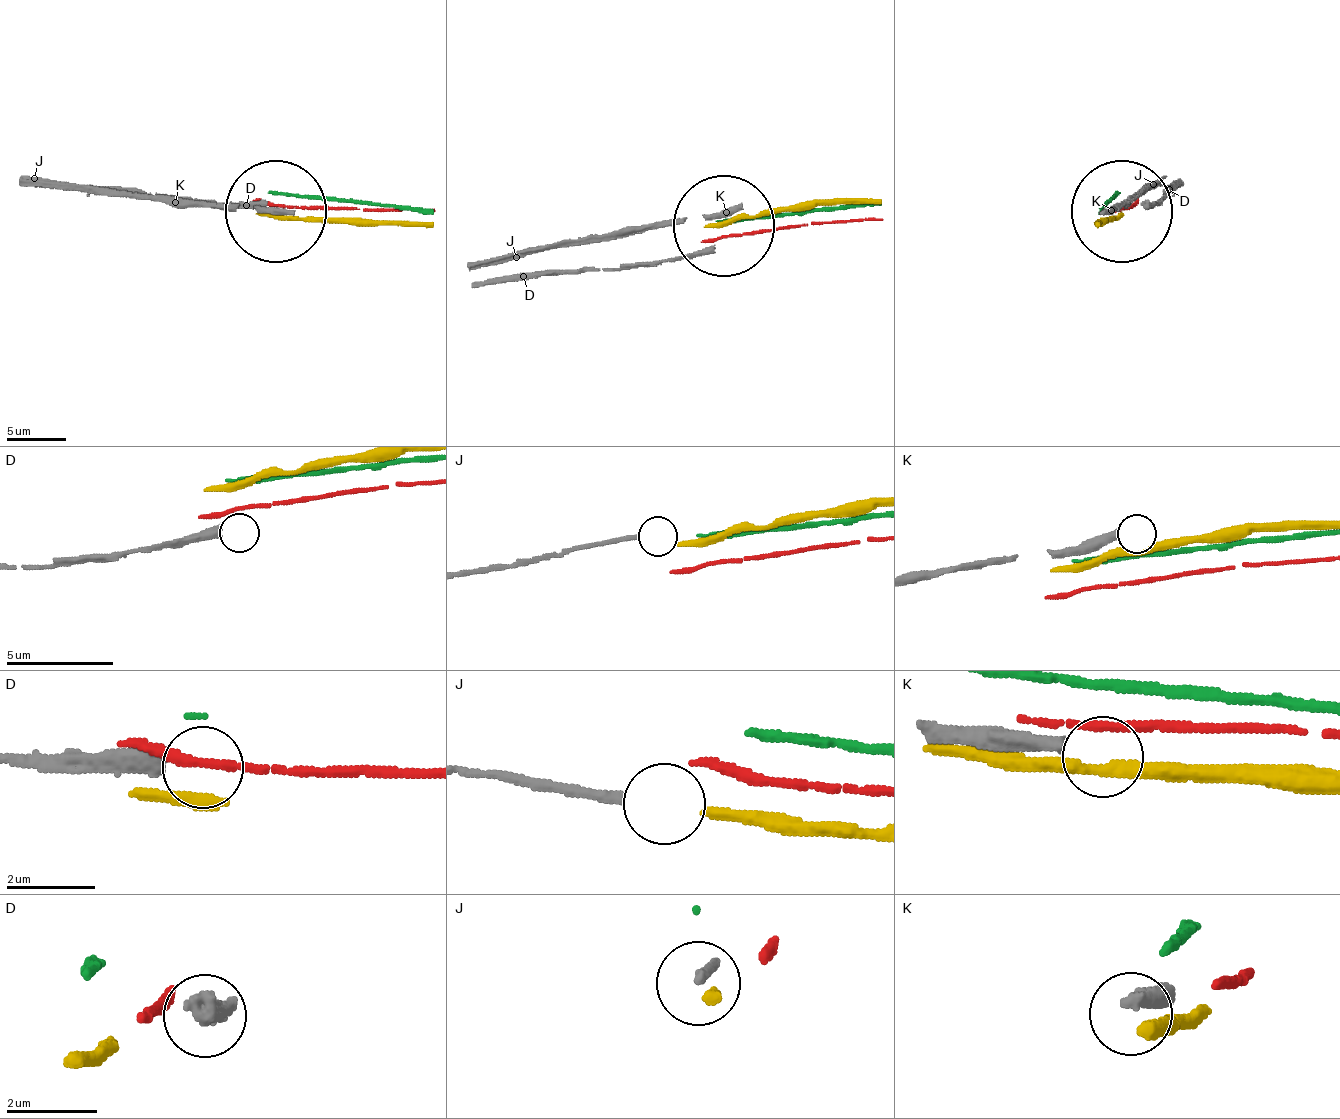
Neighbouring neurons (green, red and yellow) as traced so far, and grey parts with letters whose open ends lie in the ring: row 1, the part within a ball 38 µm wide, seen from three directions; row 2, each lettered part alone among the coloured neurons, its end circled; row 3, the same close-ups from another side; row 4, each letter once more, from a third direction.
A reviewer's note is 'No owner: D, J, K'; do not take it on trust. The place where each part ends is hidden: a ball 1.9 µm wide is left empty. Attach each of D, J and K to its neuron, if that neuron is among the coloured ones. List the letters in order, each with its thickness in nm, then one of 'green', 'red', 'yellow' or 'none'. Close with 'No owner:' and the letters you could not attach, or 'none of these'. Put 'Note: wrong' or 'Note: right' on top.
Note: right
D: calibre 480 nm; none
J: calibre 220 nm; none
K: calibre 360 nm; none
No owner: D, J, K

